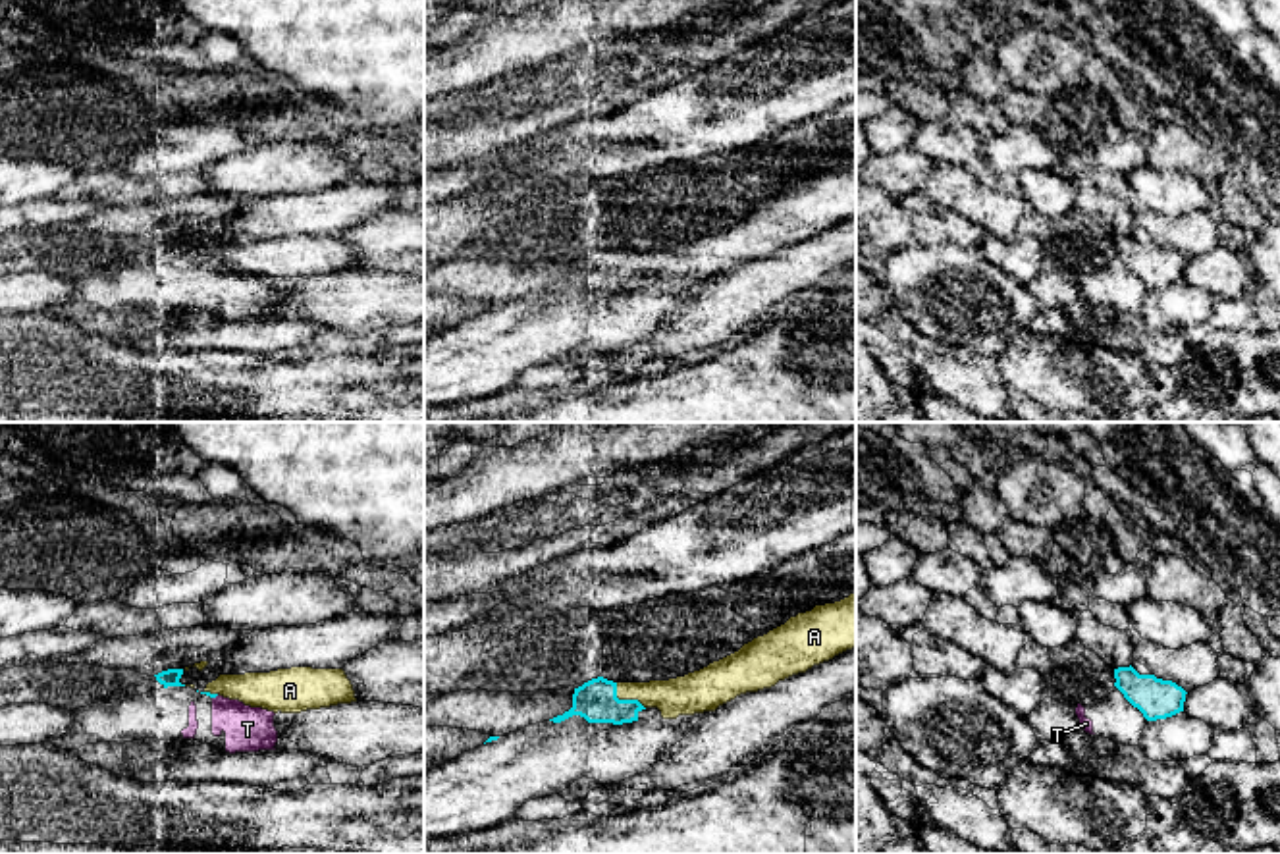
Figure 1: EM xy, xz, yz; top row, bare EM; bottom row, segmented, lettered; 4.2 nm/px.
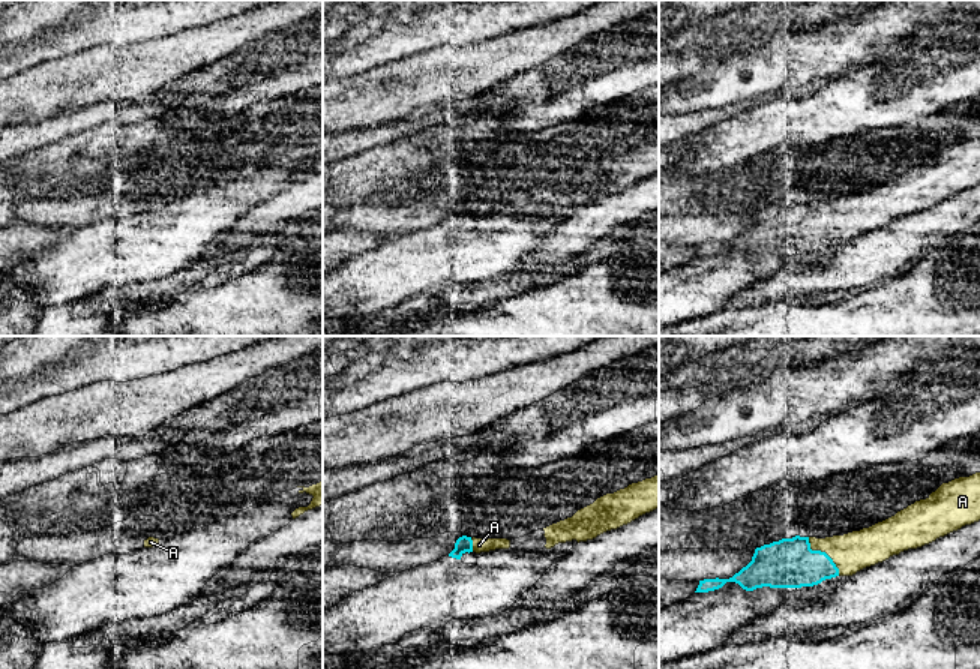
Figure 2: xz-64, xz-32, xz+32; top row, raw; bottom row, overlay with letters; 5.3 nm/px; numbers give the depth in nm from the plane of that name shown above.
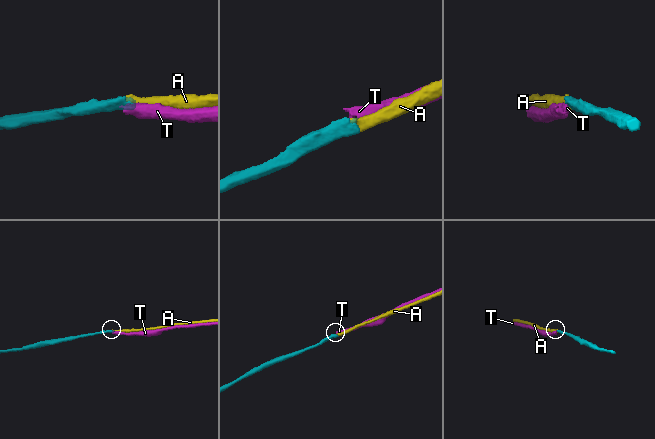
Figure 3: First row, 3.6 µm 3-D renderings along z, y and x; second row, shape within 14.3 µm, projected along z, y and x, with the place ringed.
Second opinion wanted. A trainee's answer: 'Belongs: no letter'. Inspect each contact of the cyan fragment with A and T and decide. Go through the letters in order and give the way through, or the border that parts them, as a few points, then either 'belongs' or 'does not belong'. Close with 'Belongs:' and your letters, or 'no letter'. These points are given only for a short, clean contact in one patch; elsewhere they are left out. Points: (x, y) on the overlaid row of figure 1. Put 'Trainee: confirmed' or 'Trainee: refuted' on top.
Trainee: refuted
A: runs through xz (596, 700), (625, 700), (640, 694), (685, 694); belongs
T: border along xy (218, 694), (213, 698); does not belong
Belongs: A

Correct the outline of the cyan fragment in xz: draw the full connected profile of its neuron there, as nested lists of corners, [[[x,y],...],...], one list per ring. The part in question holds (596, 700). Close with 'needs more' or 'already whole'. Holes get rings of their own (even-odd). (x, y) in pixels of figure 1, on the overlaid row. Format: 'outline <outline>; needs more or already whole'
outline [[[850,594],[798,613],[738,652],[684,677],[650,682],[592,679],[574,688],[573,707],[549,721],[580,715],[588,723],[623,725],[638,721],[646,707],[657,707],[663,719],[715,711],[740,694],[771,688],[854,646],[856,594]]]; needs more

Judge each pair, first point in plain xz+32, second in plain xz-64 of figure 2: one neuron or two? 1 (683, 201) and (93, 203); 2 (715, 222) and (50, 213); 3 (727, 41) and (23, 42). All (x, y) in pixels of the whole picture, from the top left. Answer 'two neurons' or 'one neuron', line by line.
1: two neurons
2: one neuron
3: one neuron

